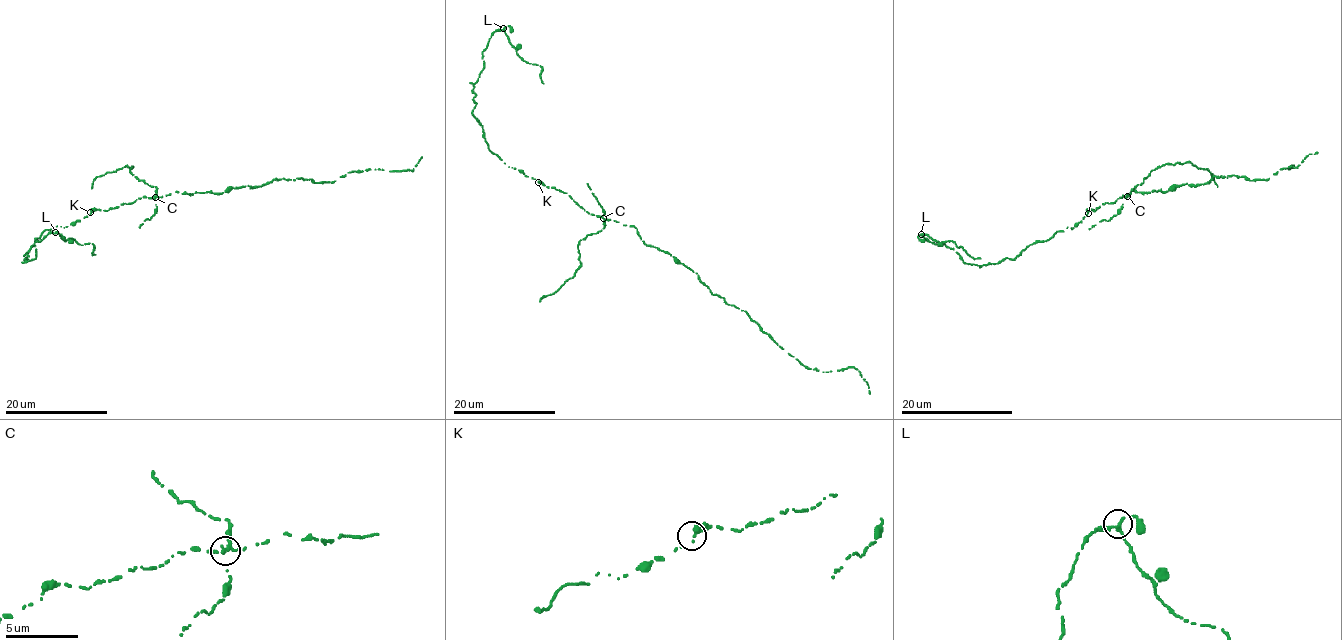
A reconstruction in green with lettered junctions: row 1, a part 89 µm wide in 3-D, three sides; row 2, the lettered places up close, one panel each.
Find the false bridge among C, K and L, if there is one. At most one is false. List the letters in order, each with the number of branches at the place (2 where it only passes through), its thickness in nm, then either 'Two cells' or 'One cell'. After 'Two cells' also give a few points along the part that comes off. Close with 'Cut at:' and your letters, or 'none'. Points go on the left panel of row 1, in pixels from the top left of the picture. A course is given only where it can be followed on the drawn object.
C: Branches: 3. Thickness 200 nm. Two cells. Course of the part to remove: (155, 197), (155, 187), (131, 174), (132, 166), (106, 173), (92, 182), (91, 188)
K: Branches: 2. Thickness 280 nm. One cell
L: Branches: 3. Thickness 200 nm. One cell
Cut at: C

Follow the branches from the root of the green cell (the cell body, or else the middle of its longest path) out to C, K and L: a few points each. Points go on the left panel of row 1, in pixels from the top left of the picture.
C: (140, 198), (155, 197)
K: (140, 198), (106, 211), (95, 209), (90, 212)
L: (140, 198), (106, 211), (95, 209), (64, 228), (46, 229), (24, 260), (35, 259), (35, 243), (55, 232)

